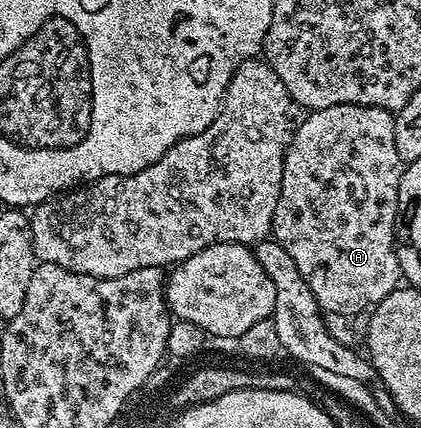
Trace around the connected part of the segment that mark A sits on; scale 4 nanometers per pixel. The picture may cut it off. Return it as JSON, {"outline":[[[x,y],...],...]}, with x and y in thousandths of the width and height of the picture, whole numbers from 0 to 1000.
{"outline":[[[803,243],[779,252],[753,252],[727,264],[729,271],[710,292],[698,292],[672,357],[672,404],[667,407],[667,449],[658,486],[644,521],[644,551],[667,575],[677,575],[686,603],[696,603],[696,621],[729,652],[734,678],[770,731],[789,729],[836,743],[853,729],[888,722],[891,713],[924,689],[936,673],[950,671],[948,591],[938,577],[938,547],[948,512],[948,428],[957,414],[962,376],[943,360],[943,322],[938,320],[938,276],[895,248],[857,248],[855,243]]]}

